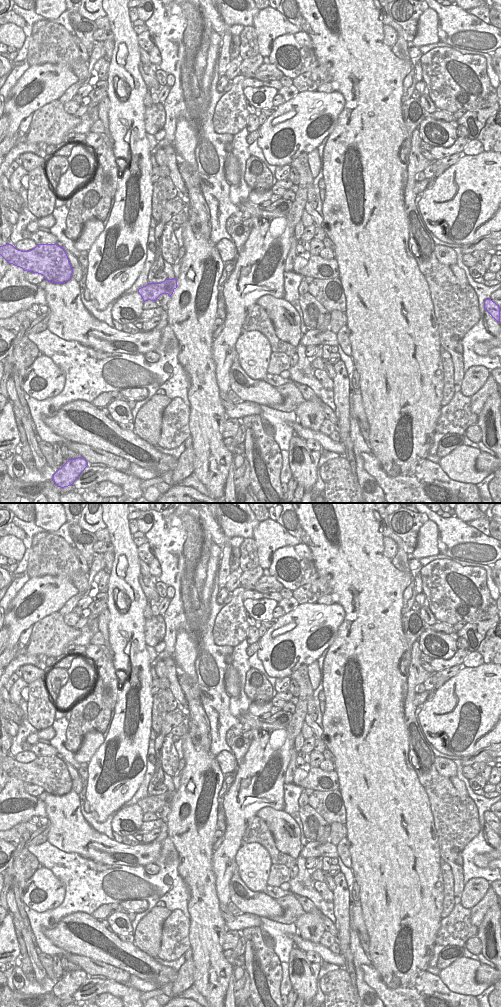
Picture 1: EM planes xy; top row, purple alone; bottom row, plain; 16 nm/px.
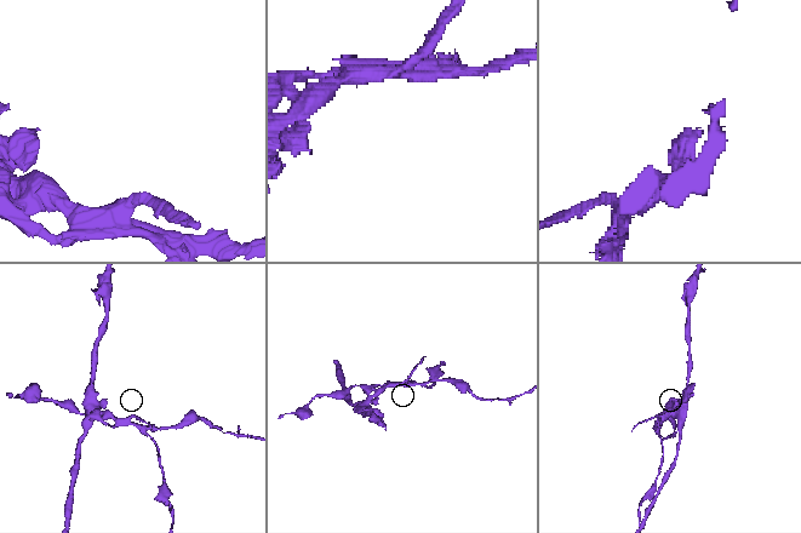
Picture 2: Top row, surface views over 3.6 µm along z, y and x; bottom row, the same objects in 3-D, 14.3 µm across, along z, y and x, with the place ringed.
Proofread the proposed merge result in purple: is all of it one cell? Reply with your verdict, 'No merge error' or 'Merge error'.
Merge error.

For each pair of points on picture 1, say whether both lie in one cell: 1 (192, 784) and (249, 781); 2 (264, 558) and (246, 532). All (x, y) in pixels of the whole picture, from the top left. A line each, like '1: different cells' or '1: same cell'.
1: different cells
2: different cells

